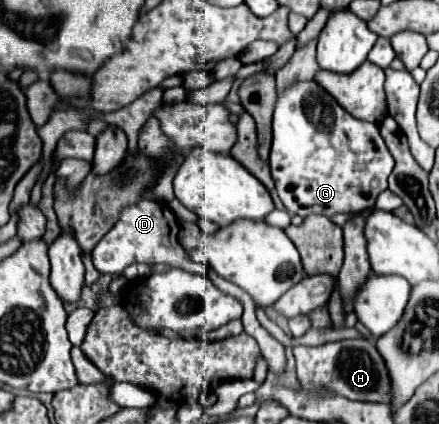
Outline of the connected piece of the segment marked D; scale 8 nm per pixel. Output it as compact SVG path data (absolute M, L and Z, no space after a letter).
M142 198L132 206L124 206L118 222L96 244L96 248L90 254L94 268L100 274L122 274L126 266L144 262L144 264L170 264L172 268L182 268L192 273L206 275L207 267L191 261L186 255L186 250L180 246L177 239L180 229L181 225L170 208L156 200Z

